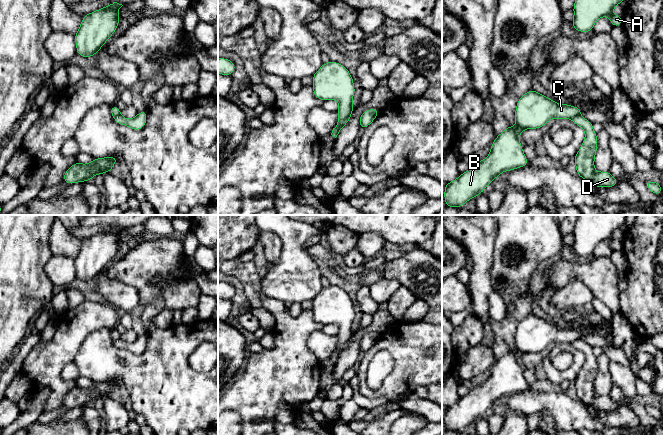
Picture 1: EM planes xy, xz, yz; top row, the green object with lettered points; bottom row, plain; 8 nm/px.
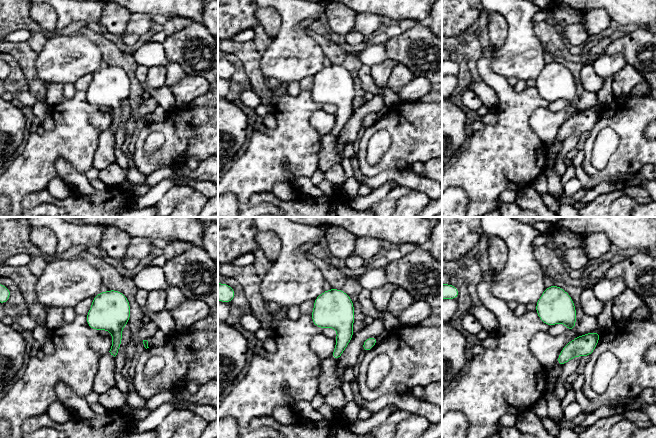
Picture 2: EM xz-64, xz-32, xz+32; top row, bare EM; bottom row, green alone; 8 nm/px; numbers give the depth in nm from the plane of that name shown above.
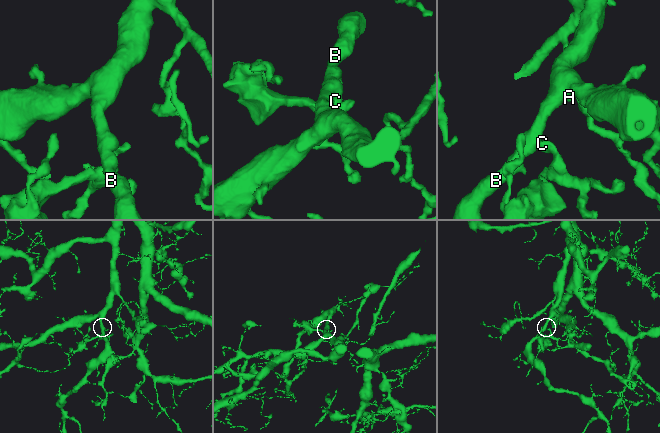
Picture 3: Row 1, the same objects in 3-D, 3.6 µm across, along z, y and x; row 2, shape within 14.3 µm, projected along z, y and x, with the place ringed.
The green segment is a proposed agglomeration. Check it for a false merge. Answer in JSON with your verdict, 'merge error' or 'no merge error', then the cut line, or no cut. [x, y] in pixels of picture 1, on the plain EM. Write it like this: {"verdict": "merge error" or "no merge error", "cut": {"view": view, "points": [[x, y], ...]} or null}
{"verdict": "merge error", "cut": {"view": "xz", "points": [[350, 339], [338, 348], [337, 357]]}}

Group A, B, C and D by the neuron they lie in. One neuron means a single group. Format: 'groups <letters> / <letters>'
groups A B C / D

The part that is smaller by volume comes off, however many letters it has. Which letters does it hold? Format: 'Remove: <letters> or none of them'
Remove: D

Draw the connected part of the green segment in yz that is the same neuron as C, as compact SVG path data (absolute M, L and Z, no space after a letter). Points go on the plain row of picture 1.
M533 313L523 318L515 332L516 350L507 350L496 360L484 384L476 386L444 410L446 431L461 432L467 425L482 418L502 396L527 390L529 385L519 365L523 354L539 353L553 342L571 343L580 340L581 336L578 331L559 328Z

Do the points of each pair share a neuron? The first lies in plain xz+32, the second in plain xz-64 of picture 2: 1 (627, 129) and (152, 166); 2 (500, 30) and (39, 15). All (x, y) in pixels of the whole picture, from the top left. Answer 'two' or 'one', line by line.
1: one
2: one

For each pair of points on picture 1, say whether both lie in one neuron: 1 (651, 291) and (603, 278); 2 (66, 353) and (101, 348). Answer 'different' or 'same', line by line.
1: different
2: different

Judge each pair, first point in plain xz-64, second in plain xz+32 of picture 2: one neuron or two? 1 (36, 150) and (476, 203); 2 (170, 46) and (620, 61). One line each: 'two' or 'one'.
1: one
2: two

